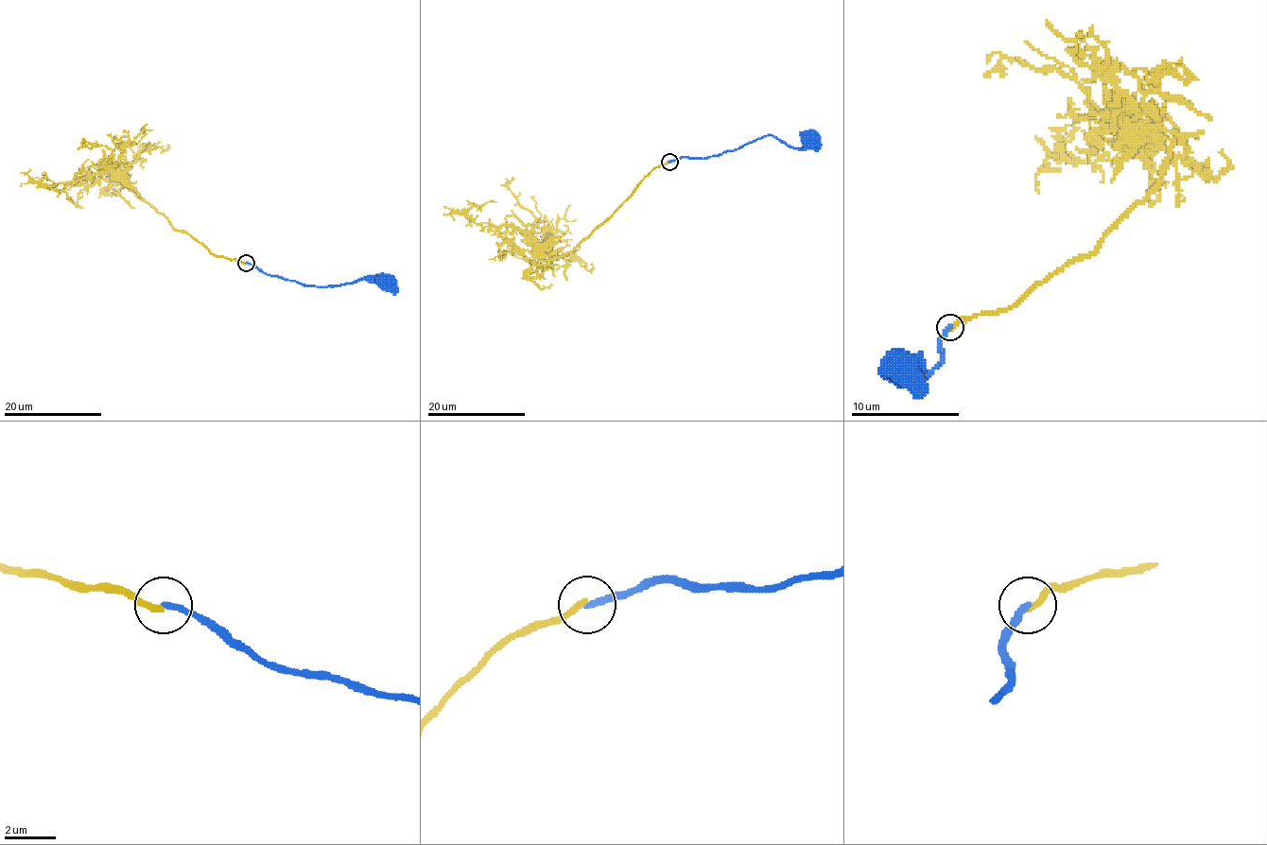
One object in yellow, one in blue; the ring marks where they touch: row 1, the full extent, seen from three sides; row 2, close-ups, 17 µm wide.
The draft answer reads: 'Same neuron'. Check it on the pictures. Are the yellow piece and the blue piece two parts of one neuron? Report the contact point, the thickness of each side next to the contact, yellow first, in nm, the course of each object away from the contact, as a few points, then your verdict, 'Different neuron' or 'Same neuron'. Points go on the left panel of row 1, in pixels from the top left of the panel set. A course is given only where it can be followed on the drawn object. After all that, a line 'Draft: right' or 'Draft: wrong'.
Place: (246, 263). Thickness 280 nm (yellow) against 240 nm. Course of yellow: (246, 263), (211, 253), (112, 181), (78, 174), (65, 183), (43, 187), (63, 191), (72, 201). Course of blue: (246, 263), (270, 275), (314, 286), (353, 284), (364, 279), (388, 282). Different neuron
Draft: wrong

